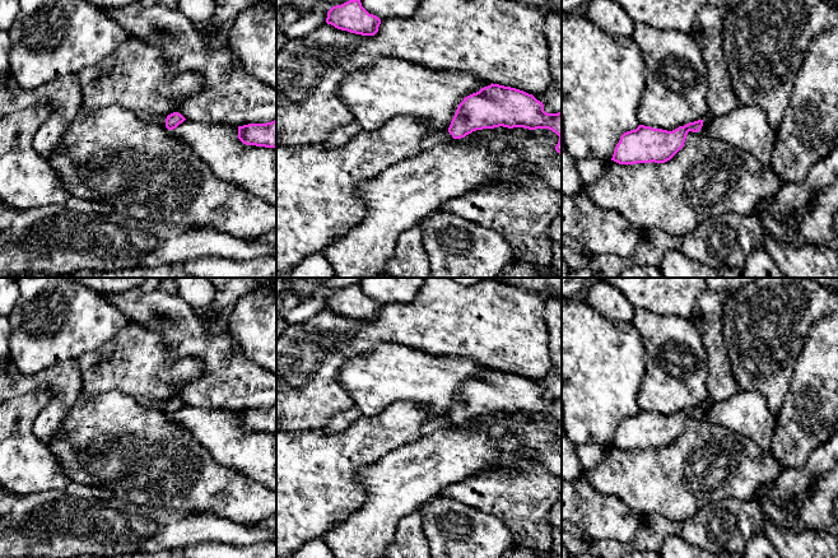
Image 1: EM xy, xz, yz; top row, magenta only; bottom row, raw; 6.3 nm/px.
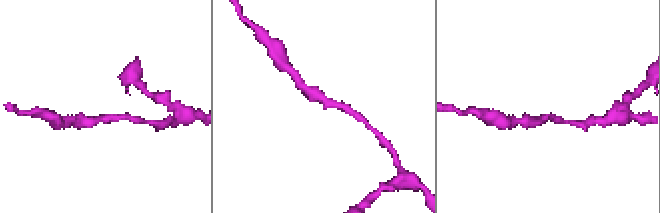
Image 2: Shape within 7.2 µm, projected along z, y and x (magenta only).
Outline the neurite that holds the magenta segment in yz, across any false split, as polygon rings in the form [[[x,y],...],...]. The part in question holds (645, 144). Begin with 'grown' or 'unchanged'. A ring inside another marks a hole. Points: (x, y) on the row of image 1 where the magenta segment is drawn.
unchanged; [[[703,120],[689,122],[672,131],[639,125],[620,136],[611,161],[627,166],[665,163],[684,147],[688,132],[698,132],[702,126]]]

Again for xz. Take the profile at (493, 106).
unchanged; [[[490,84],[464,98],[448,127],[453,139],[494,127],[549,129],[559,136],[555,150],[562,155],[562,112],[548,113],[543,102],[523,90]]]

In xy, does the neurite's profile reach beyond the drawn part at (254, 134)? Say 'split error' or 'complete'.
complete

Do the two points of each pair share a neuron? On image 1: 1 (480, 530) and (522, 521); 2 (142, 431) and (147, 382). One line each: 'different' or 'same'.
1: different
2: different

